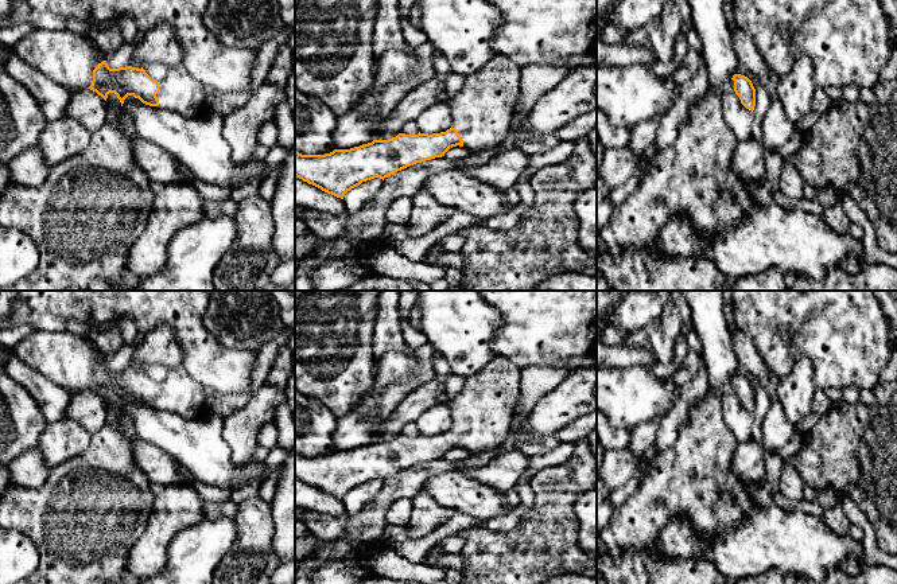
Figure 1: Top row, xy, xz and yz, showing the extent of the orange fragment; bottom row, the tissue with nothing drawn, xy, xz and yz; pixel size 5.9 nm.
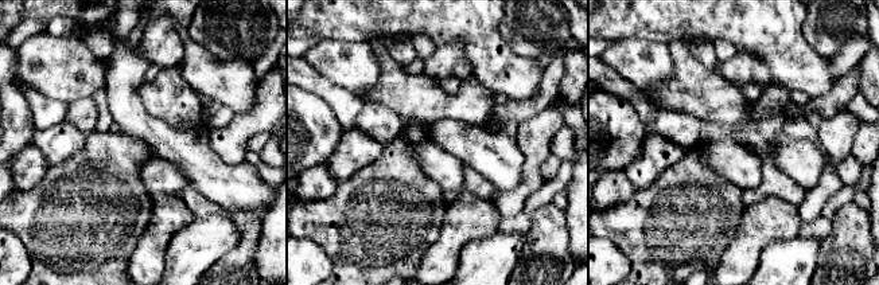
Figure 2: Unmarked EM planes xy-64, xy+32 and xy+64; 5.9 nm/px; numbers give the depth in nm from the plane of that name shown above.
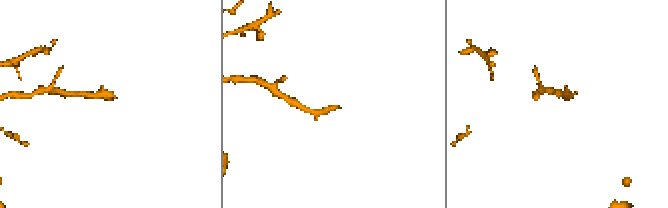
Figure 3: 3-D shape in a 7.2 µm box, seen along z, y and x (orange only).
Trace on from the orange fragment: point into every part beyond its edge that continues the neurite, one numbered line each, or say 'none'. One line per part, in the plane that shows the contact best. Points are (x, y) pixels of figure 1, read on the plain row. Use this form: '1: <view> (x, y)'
1: xy (178, 393)

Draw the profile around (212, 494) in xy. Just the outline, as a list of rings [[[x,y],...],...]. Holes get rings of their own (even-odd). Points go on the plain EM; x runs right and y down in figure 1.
[[[199,482],[194,484],[194,488],[201,495],[202,499],[206,499],[207,502],[211,503],[225,502],[232,495],[232,491],[228,488],[213,487]]]

